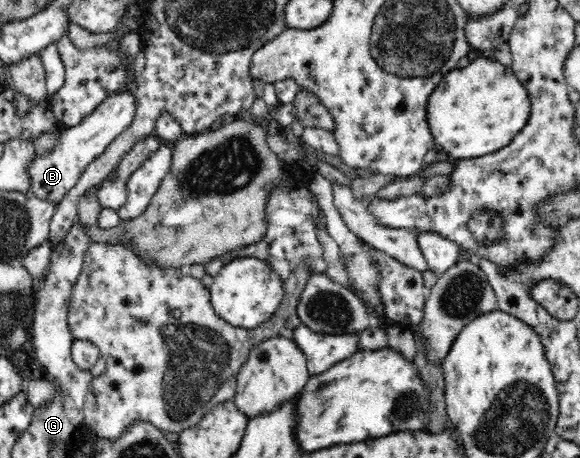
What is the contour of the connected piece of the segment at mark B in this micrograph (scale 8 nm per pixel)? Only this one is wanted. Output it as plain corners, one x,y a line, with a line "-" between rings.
134,72
132,82
128,87
109,94
88,116
82,119
79,126
68,128
58,140
58,145
52,148
48,156
34,156
34,162
30,164
30,177
32,177
32,190
40,200
50,204
58,204
62,197
78,182
84,169
101,155
135,115
136,99
134,95

